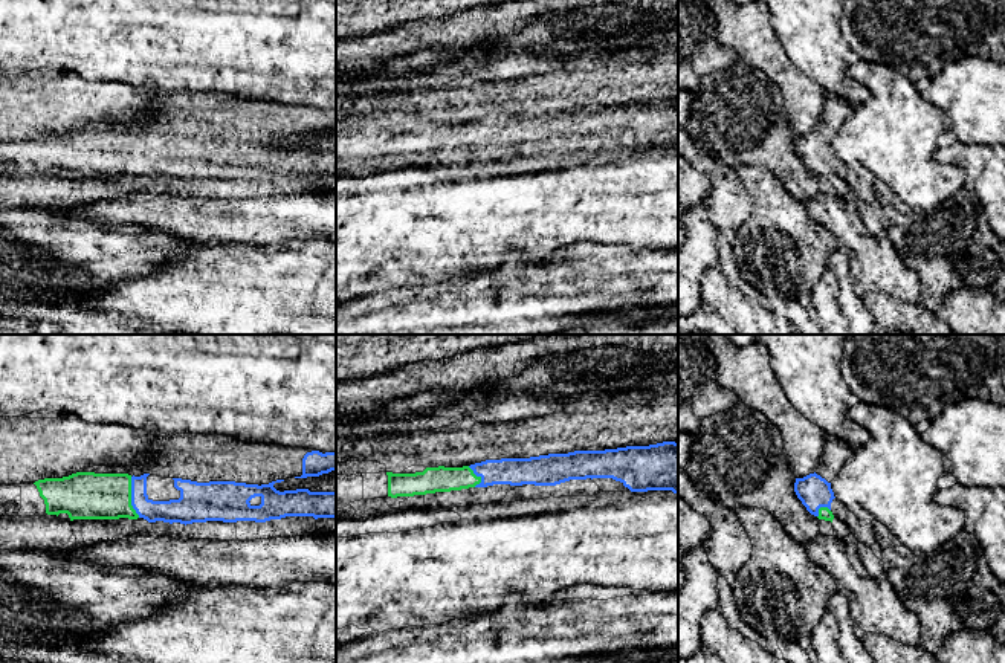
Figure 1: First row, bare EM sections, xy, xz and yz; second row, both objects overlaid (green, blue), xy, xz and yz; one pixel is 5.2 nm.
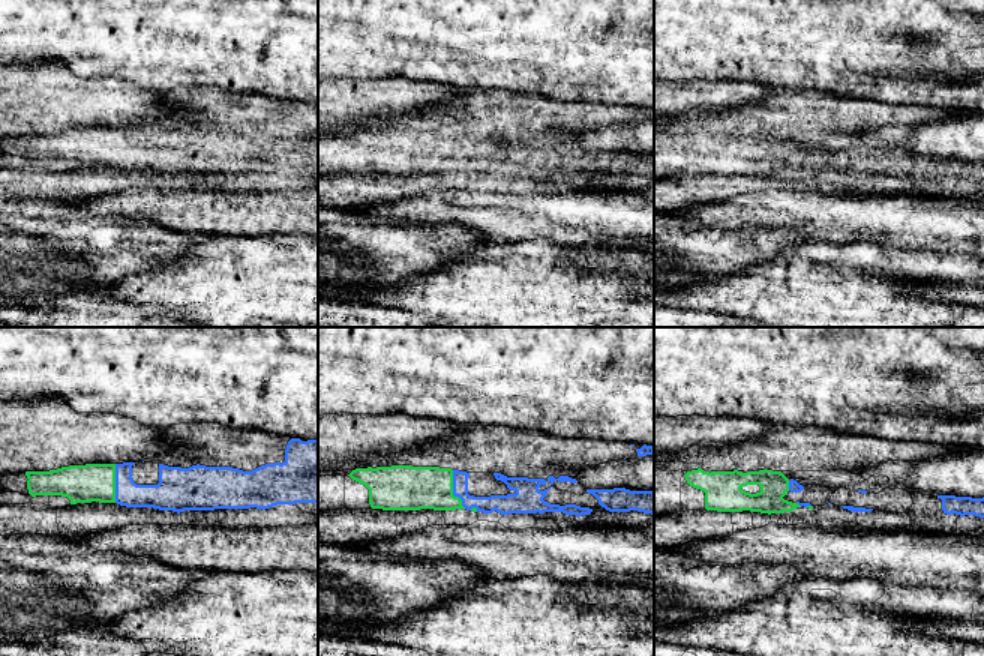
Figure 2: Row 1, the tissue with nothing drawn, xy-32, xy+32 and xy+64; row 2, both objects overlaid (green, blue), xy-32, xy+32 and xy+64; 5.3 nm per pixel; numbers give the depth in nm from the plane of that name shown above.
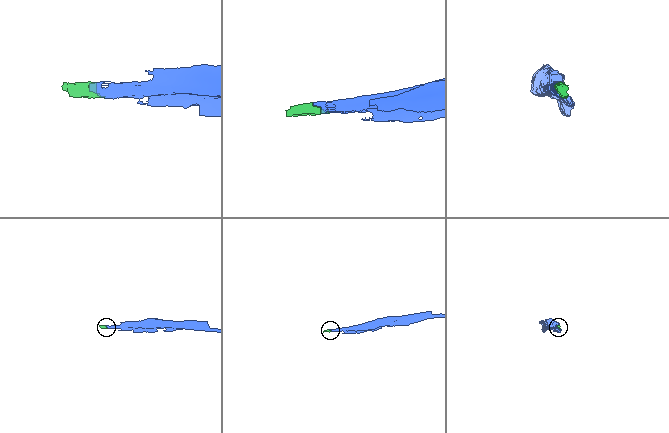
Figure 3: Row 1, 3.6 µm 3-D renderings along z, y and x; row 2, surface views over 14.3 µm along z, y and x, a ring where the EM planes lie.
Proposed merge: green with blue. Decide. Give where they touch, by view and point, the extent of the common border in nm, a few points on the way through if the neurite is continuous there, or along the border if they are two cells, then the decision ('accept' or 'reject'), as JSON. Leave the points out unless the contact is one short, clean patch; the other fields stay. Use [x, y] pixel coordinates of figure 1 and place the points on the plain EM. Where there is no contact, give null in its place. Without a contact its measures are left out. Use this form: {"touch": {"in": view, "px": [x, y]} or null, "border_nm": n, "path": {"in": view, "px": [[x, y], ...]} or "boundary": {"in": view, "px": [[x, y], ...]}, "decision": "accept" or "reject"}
{"touch": {"in": "xy", "px": [130, 155]}, "border_nm": 220, "path": {"in": "xy", "px": [[84, 153], [130, 155], [150, 168], [174, 168]]}, "decision": "accept"}

